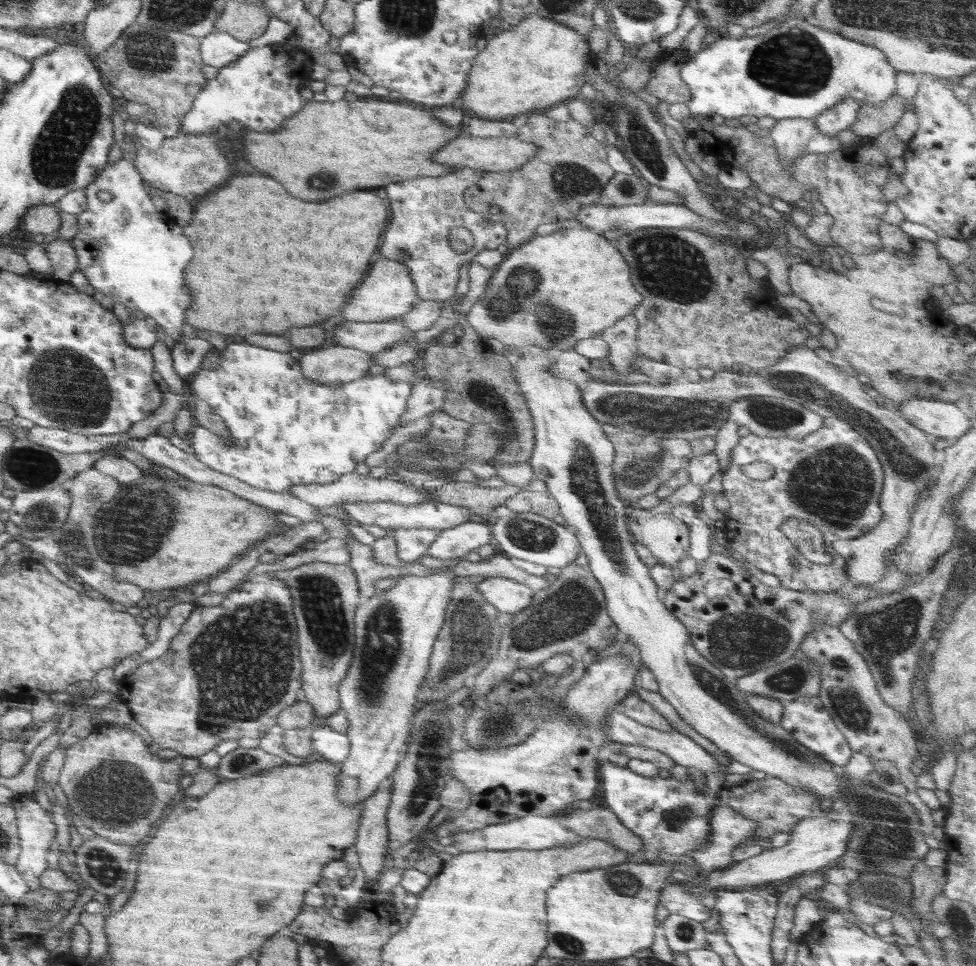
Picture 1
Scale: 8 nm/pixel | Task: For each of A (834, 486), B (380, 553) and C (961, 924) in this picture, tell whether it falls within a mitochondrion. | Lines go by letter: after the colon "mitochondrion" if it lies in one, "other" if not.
A: mitochondrion
B: other
C: mitochondrion

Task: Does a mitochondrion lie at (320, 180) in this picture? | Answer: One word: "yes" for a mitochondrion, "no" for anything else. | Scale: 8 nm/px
yes

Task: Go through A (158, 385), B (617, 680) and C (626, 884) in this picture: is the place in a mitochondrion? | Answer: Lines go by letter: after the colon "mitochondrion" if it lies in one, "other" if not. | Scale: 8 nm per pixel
A: other
B: other
C: mitochondrion

